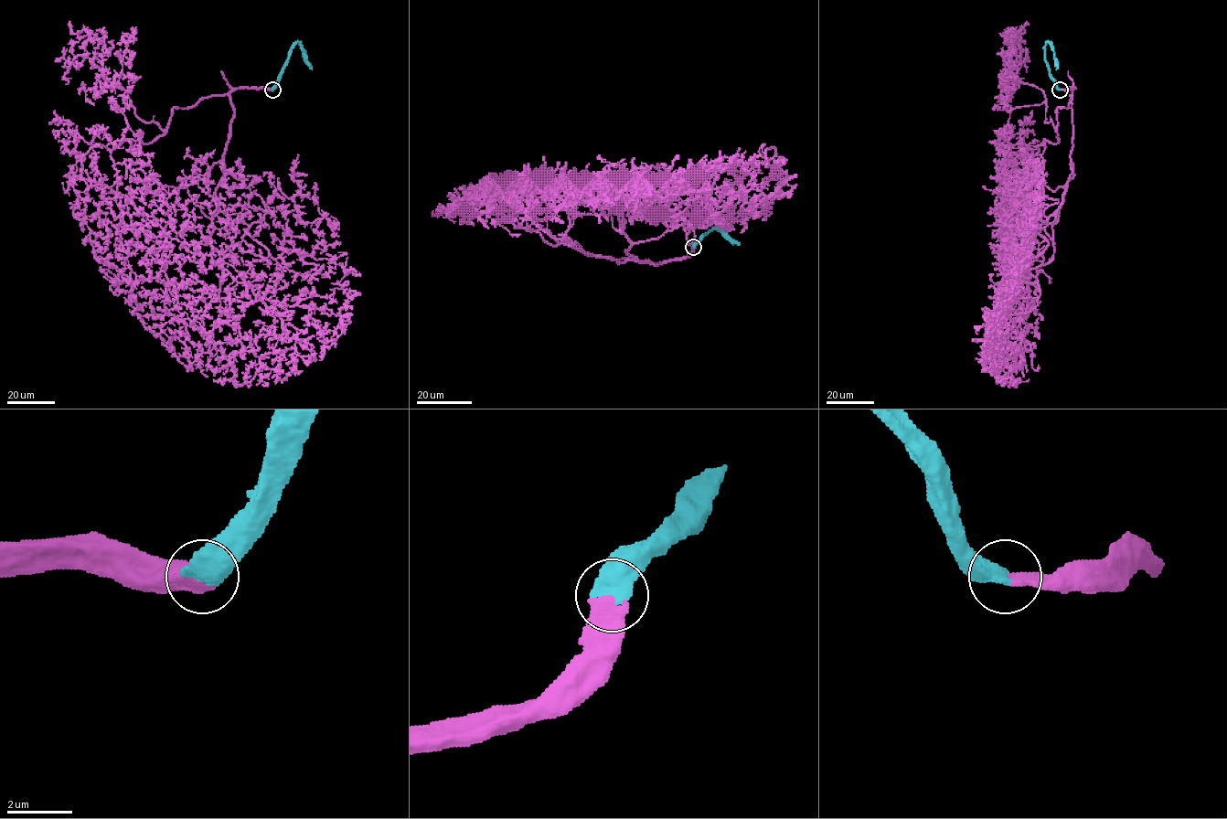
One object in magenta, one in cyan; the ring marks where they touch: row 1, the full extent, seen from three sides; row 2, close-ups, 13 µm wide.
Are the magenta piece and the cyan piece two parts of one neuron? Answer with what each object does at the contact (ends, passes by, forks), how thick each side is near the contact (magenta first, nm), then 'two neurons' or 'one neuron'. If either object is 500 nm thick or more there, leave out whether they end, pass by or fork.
calibres 420 and 600 nm; one neuron

